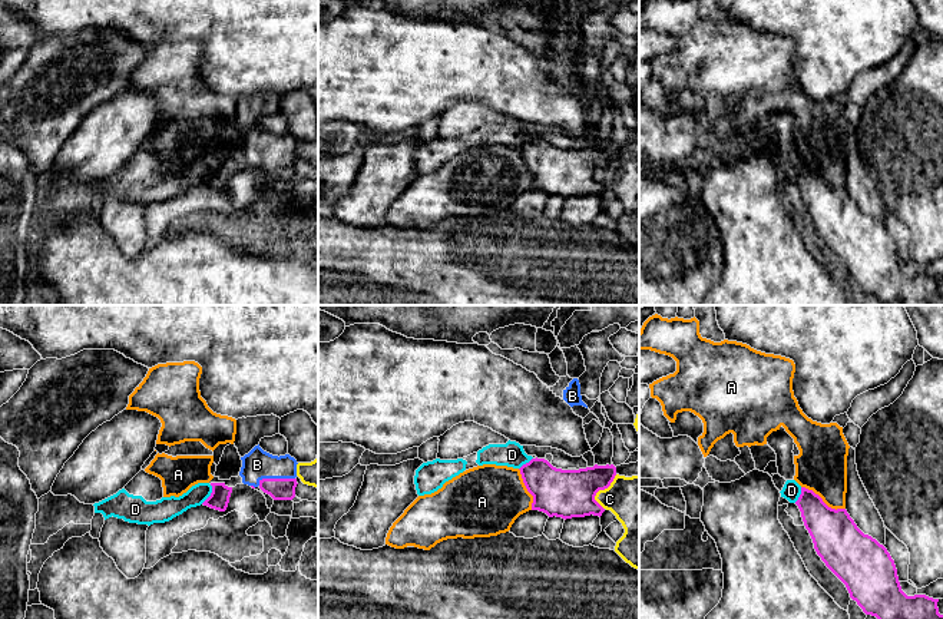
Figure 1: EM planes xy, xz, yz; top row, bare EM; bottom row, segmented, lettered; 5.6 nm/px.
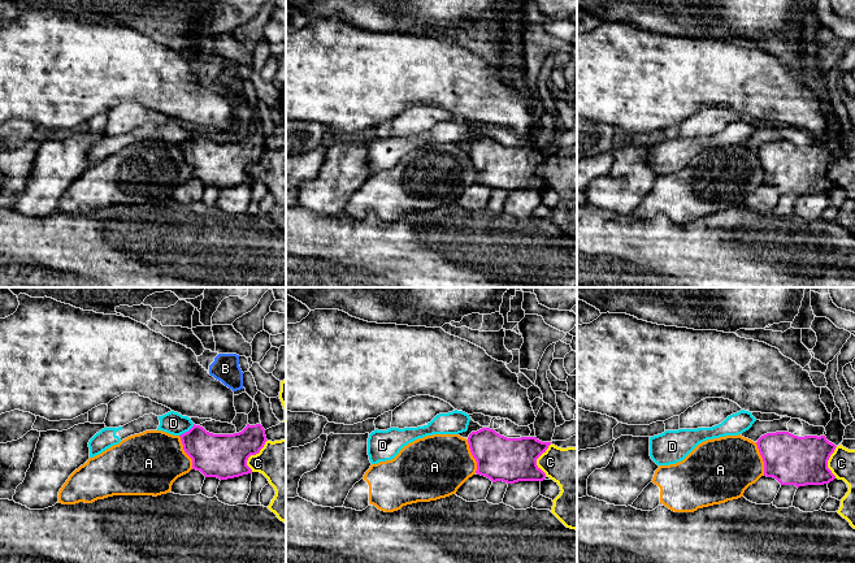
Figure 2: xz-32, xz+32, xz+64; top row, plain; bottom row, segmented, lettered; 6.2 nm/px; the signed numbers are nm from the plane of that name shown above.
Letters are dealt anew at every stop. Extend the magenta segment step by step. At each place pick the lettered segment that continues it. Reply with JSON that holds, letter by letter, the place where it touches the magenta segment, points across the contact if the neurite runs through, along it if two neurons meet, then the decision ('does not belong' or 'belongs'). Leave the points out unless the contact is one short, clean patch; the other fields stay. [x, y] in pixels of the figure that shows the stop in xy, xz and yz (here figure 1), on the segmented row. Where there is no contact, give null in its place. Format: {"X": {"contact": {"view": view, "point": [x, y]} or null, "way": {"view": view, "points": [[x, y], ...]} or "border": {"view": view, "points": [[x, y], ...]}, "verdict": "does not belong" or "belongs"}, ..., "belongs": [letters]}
{"A": {"contact": {"view": "yz", "point": [821, 500]}, "verdict": "does not belong"}, "B": {"contact": {"view": "xy", "point": [275, 479]}, "way": {"view": "xy", "points": [[280, 489], [275, 479], [257, 464]]}, "verdict": "belongs"}, "C": {"contact": {"view": "xz", "point": [599, 489]}, "verdict": "does not belong"}, "D": {"contact": {"view": "xy", "point": [211, 495]}, "border": {"view": "xy", "points": [[211, 485], [211, 493], [201, 503]]}, "verdict": "does not belong"}, "belongs": ["B"]}

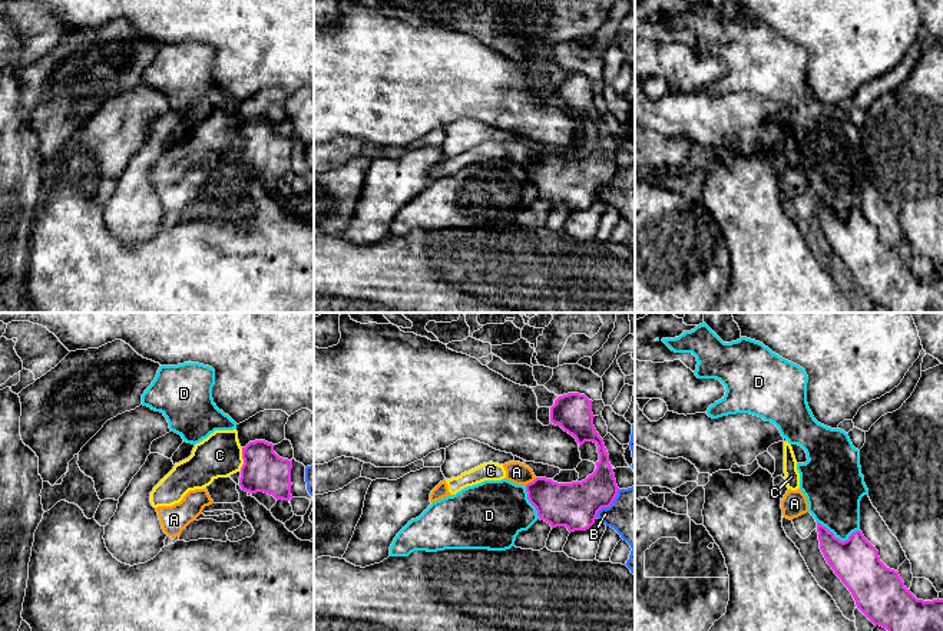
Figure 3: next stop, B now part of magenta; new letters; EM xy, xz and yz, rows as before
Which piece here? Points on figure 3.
{"A": {"contact": {"view": "xz", "point": [530, 482]}, "border": {"view": "xz", "points": [[536, 478], [525, 485]]}, "verdict": "does not belong"}, "B": {"contact": {"view": "xz", "point": [609, 505]}, "verdict": "does not belong"}, "C": {"contact": {"view": "xy", "point": [242, 458]}, "verdict": "does not belong"}, "D": {"contact": {"view": "yz", "point": [837, 538]}, "verdict": "does not belong"}, "belongs": []}

